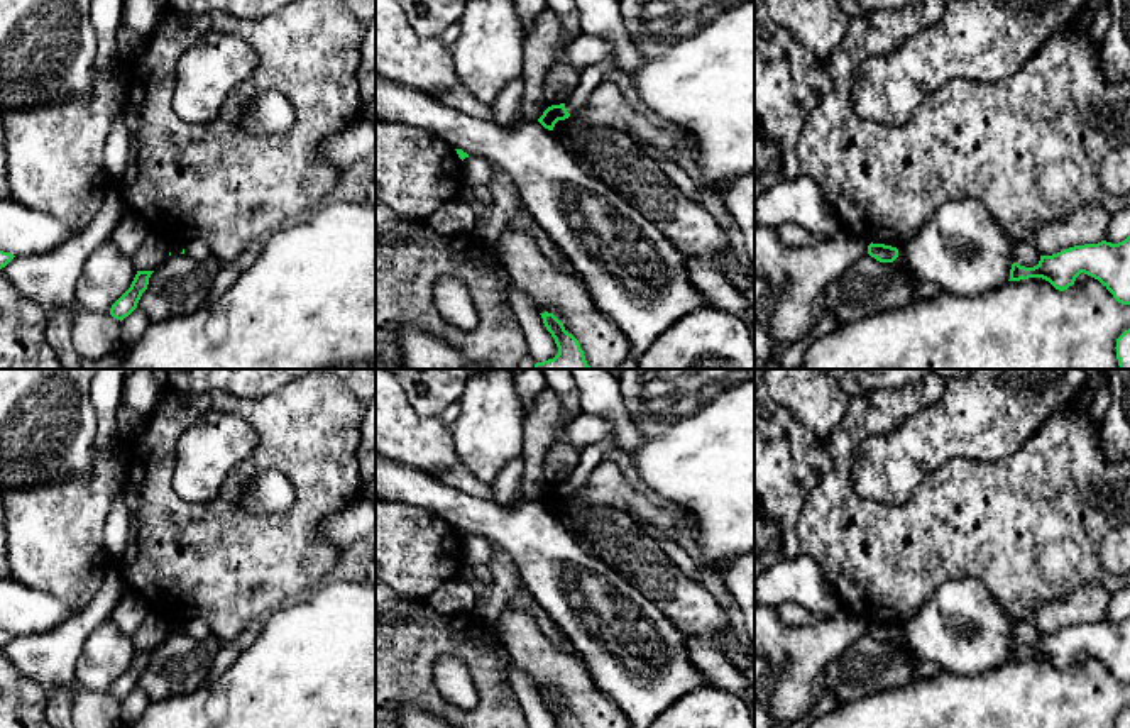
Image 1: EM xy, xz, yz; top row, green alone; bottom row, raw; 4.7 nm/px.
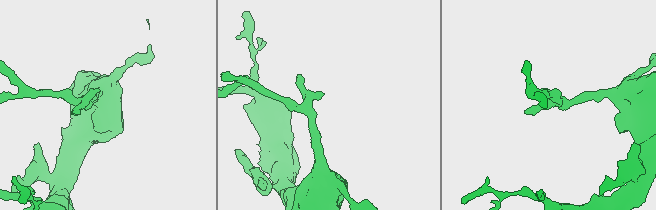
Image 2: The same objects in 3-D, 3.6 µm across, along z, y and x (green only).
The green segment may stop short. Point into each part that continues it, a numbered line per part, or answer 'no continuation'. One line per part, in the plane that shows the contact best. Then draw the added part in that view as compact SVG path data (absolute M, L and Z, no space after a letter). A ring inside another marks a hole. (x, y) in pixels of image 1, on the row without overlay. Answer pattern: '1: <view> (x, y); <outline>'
1: xz (599, 391); M570 369L580 396L580 411L604 415L612 427L612 437L580 450L580 462L563 481L568 493L580 489L589 474L604 461L607 452L634 452L643 442L638 416L631 415L621 384L607 369Z

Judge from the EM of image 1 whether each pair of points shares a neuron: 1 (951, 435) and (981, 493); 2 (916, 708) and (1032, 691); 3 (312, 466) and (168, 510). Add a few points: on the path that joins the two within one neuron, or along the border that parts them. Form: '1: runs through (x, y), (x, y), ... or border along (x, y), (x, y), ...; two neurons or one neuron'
1: border along (1003, 457), (993, 461), (953, 457), (927, 476); two neurons
2: runs through (944, 708), (1003, 708); one neuron
3: runs through (274, 459), (261, 459), (212, 512), (205, 512); one neuron

